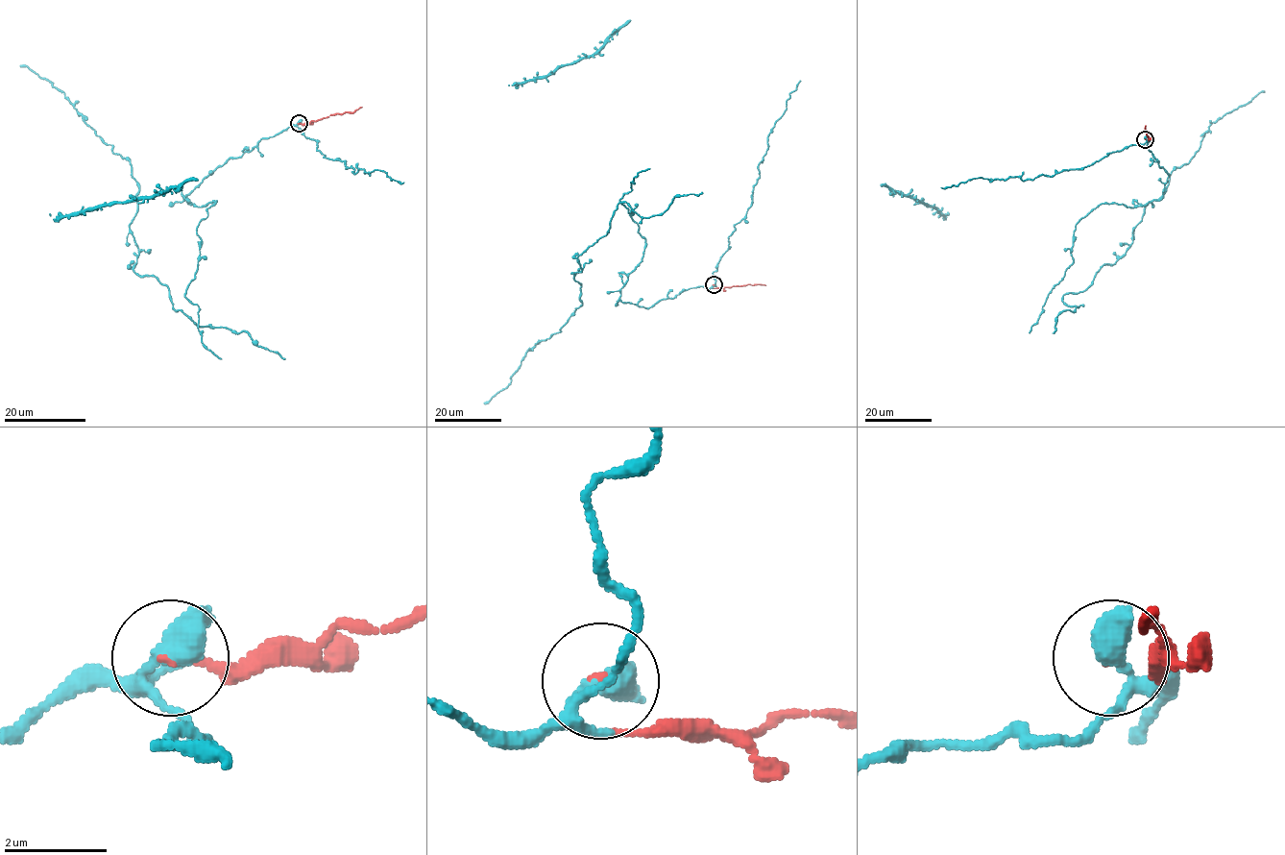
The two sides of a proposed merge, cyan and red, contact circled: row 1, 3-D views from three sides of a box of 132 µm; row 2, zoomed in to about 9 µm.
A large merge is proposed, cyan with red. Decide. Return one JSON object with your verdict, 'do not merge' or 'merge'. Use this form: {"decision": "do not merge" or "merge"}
{"decision": "merge"}

